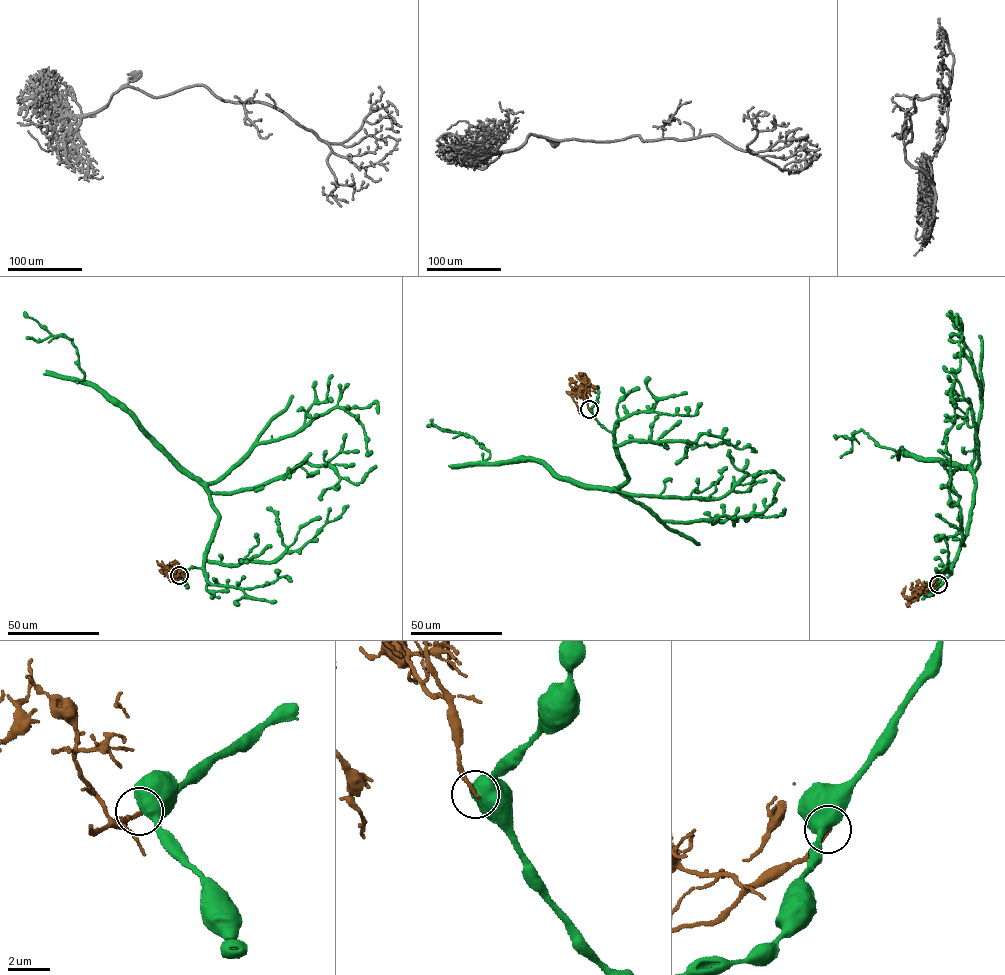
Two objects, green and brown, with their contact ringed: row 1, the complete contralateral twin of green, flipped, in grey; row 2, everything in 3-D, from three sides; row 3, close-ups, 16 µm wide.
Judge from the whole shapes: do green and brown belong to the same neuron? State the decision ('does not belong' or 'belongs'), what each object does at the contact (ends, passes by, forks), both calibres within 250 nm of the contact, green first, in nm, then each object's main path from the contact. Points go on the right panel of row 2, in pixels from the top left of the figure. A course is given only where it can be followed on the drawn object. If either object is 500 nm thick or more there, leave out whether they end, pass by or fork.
does not belong; 650 nm thick on the green side, 180 nm on the other; green runs (938, 584), (957, 557), (967, 530), (974, 472), (880, 446), (863, 431), (851, 439), (835, 436); brown runs (938, 584), (917, 590), (929, 588), (936, 576)

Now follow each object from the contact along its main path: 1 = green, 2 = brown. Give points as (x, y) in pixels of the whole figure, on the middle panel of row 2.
1: (589, 409), (614, 439), (627, 478), (616, 490), (535, 461), (487, 463), (490, 452), (472, 438), (427, 426)
2: (589, 409), (583, 397), (569, 392), (579, 413)

